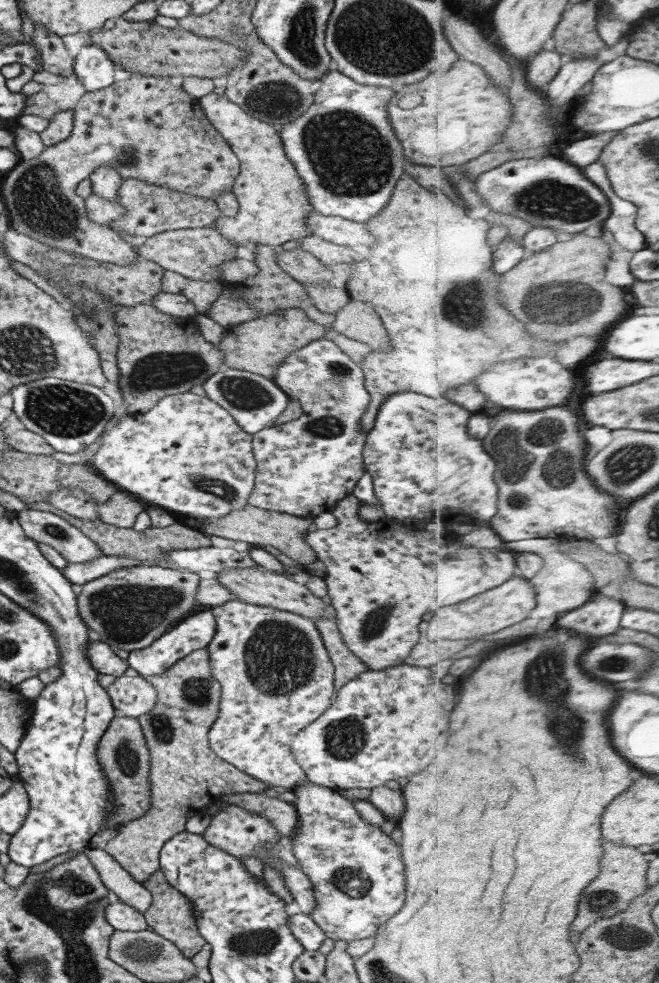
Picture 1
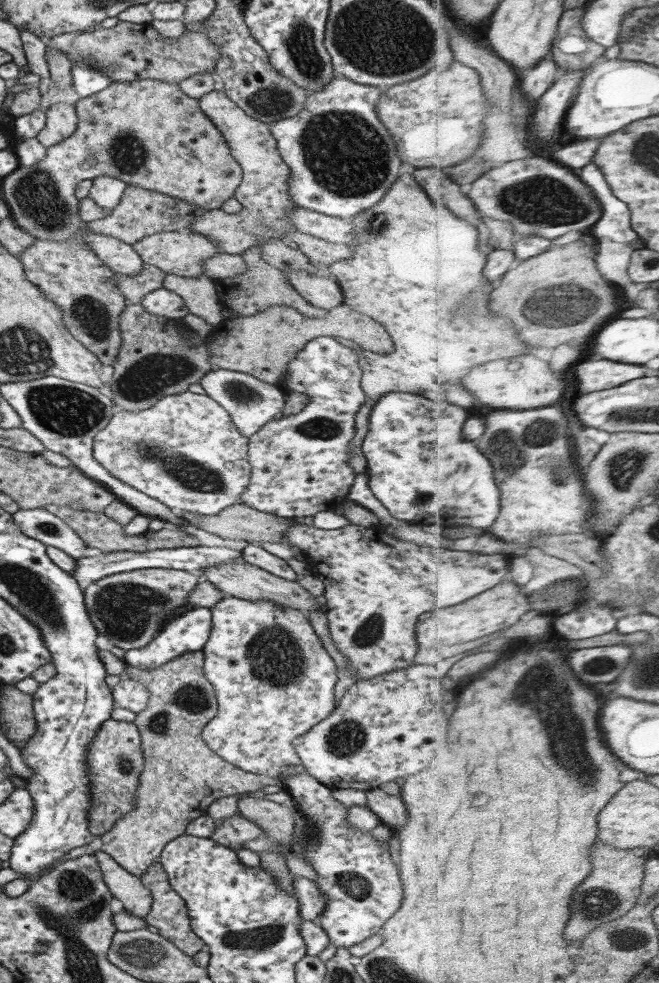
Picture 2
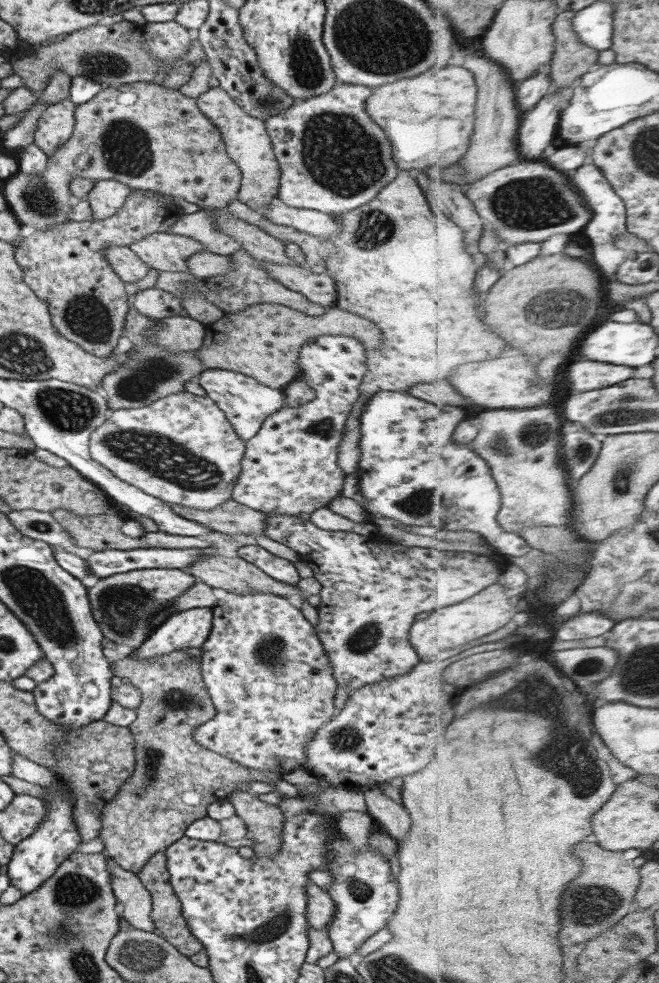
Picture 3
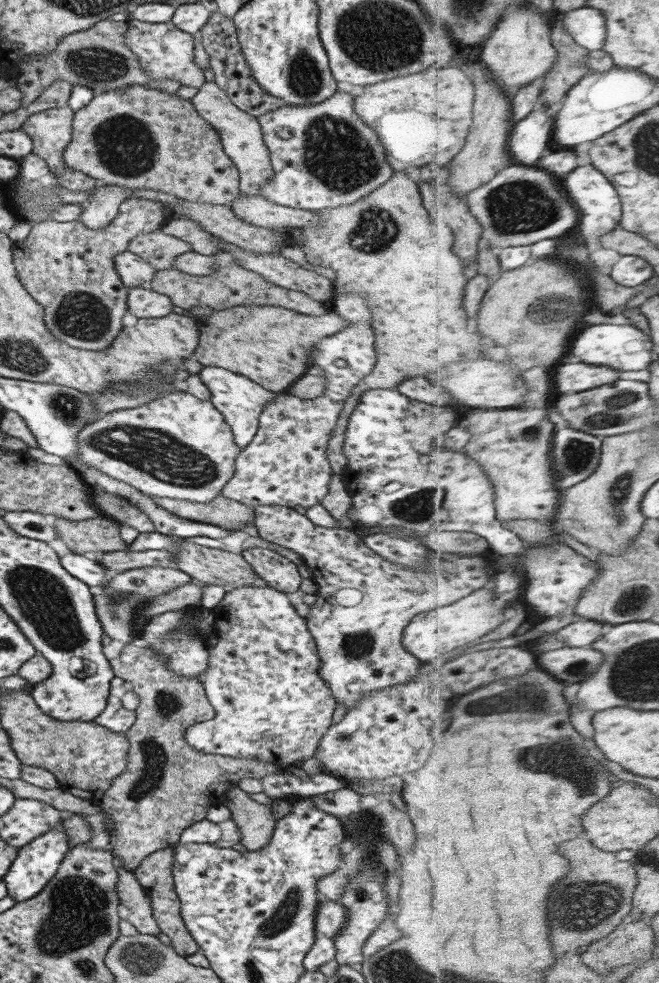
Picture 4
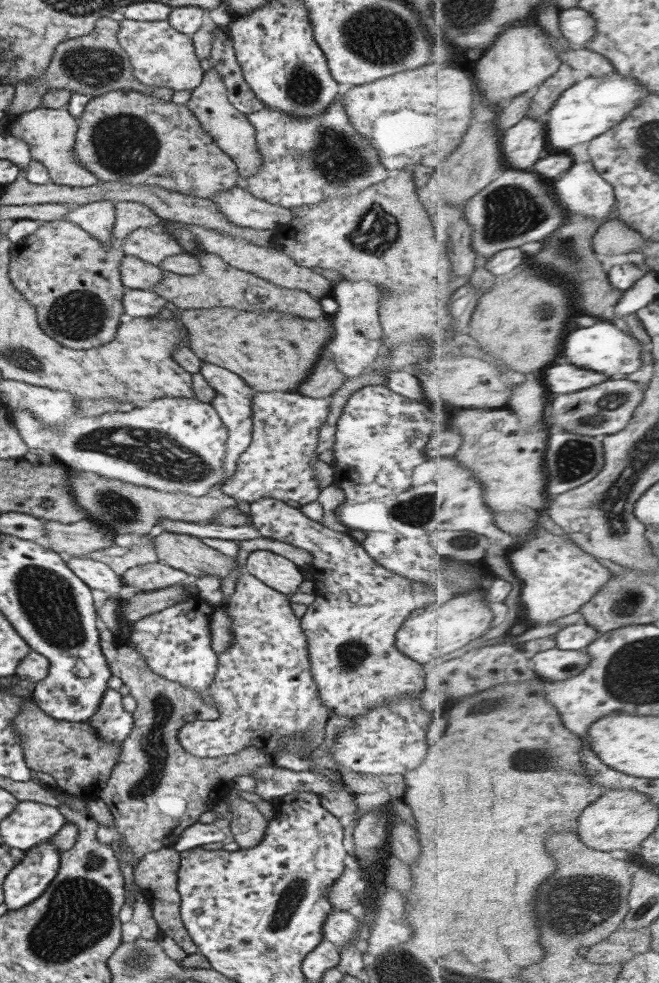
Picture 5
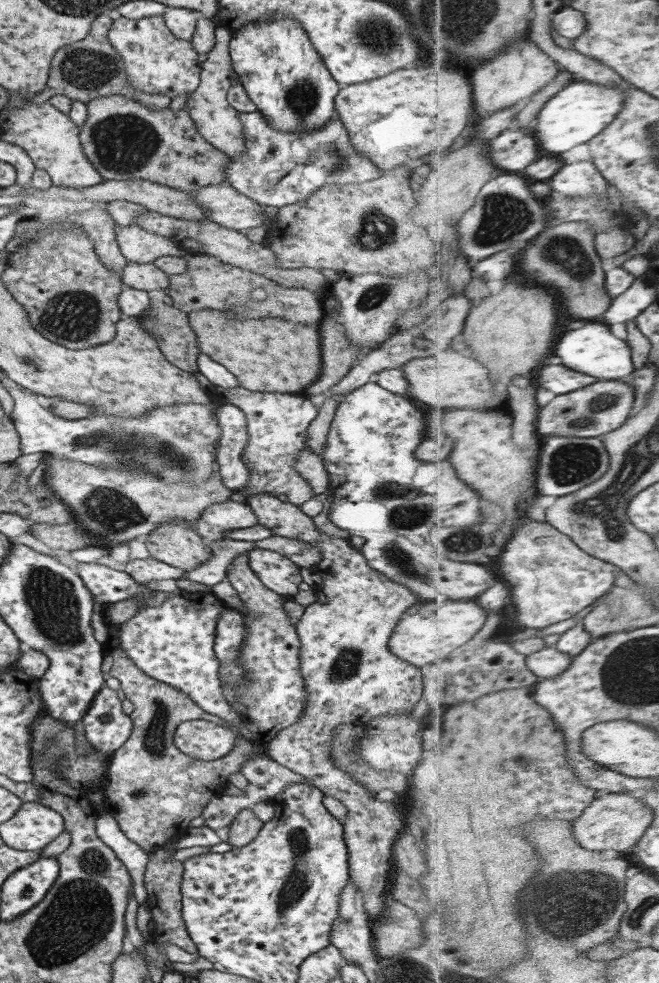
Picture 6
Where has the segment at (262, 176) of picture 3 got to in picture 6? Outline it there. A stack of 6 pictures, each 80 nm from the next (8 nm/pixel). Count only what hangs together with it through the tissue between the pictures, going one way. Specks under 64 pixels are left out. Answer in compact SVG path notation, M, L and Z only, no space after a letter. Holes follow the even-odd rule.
M216 26L214 30L214 47L206 52L206 59L200 63L199 84L186 100L185 109L196 126L197 132L217 150L228 157L240 156L244 152L244 132L238 112L226 101L226 92L234 76L230 66L228 42L232 32L225 26Z

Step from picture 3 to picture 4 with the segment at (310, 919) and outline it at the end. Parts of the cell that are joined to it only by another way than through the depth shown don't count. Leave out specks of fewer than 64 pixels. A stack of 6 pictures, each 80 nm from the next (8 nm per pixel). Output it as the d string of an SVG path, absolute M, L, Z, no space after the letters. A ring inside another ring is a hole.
M318 894L316 911L314 912L315 932L333 940L343 926L346 910L339 902L333 902Z

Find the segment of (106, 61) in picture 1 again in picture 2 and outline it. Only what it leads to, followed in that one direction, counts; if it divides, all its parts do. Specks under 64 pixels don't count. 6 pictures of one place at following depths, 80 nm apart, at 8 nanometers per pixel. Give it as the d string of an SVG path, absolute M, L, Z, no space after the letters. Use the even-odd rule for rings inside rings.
M81 59L75 61L70 68L73 88L80 98L95 94L103 90L111 83L110 78L99 69L87 65L87 61Z

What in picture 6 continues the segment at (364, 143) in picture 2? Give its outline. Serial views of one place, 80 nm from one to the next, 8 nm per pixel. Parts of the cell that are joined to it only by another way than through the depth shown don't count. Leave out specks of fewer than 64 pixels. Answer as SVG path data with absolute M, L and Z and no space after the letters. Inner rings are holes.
M257 110L252 113L238 113L244 132L245 150L240 156L228 157L228 167L224 170L225 179L221 185L231 186L235 192L247 196L255 204L272 206L277 209L297 203L297 200L307 199L321 187L328 185L351 185L357 182L367 182L379 177L379 172L365 156L357 154L349 144L348 132L335 114L322 126L307 132L292 133L274 129L268 120Z

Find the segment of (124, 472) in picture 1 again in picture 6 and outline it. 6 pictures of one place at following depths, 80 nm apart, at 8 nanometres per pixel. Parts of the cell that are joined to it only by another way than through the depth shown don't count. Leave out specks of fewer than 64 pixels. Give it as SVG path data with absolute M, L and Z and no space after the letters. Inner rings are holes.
M5 374L1 384L13 398L10 419L20 438L21 456L49 453L61 460L110 470L120 470L126 466L154 474L165 484L181 481L202 484L214 471L214 442L218 442L222 430L207 405L173 404L165 408L153 408L149 414L139 418L95 416L67 420L42 408L37 403L35 393L19 390Z

